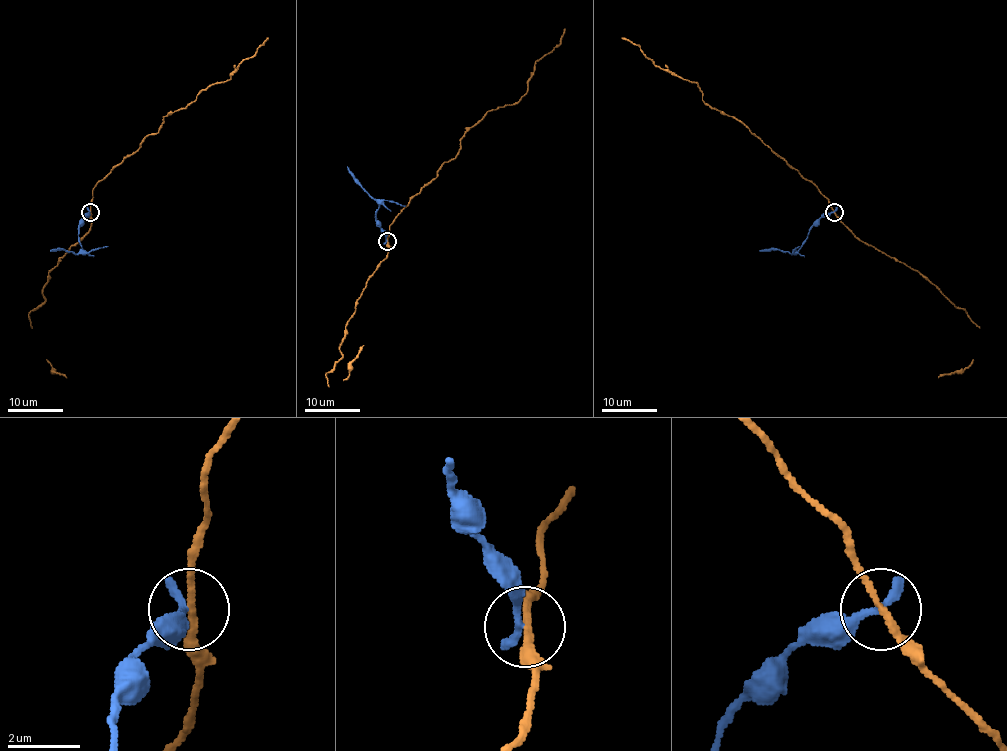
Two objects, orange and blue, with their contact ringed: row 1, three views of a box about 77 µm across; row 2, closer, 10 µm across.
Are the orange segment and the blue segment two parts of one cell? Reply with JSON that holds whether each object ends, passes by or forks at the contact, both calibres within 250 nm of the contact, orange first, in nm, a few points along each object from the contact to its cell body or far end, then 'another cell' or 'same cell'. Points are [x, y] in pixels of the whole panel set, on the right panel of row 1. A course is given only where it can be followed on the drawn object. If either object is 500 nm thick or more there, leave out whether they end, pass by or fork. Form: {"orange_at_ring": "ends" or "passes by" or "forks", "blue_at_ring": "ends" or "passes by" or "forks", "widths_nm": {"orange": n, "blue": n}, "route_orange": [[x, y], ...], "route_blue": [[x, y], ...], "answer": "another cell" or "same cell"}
{"orange_at_ring": "passes by", "blue_at_ring": "ends", "widths_nm": {"orange": 180, "blue": 280}, "route_orange": [[834, 211], [817, 188], [751, 131], [711, 108], [702, 98], [698, 83], [655, 65], [636, 43], [622, 38]], "route_blue": [[834, 211], [826, 213], [810, 228], [805, 242], [793, 254], [779, 250], [760, 251]], "answer": "another cell"}

